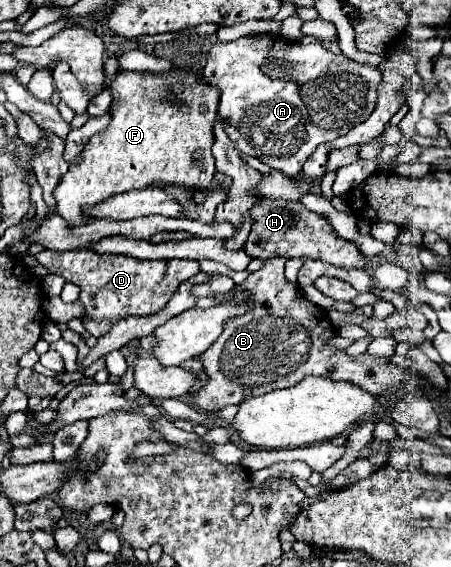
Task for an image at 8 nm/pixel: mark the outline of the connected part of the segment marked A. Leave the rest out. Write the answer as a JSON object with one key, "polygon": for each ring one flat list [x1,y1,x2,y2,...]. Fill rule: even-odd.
{"polygon":[[273,34,243,36,227,44,217,42,211,48,203,74,211,86,219,88,219,116,231,122,227,134,237,142,237,148,243,154,259,158,263,164,283,172,289,178,301,172,301,166,319,144,339,138,349,128,365,122,365,118,373,114,377,90,381,84,381,70,373,66,353,62,343,54,337,56,325,50,321,44,305,46,301,42,285,40]]}

